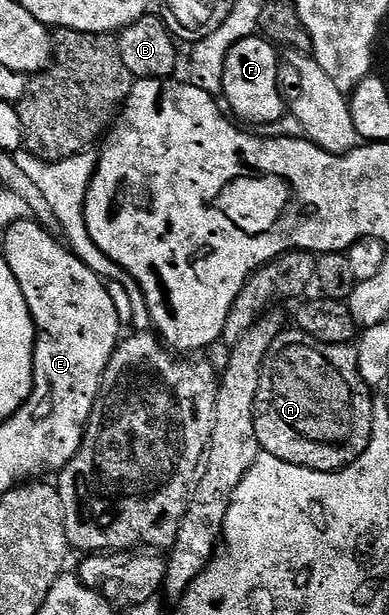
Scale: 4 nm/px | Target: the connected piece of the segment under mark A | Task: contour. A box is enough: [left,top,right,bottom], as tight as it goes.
[253,330,373,472]

